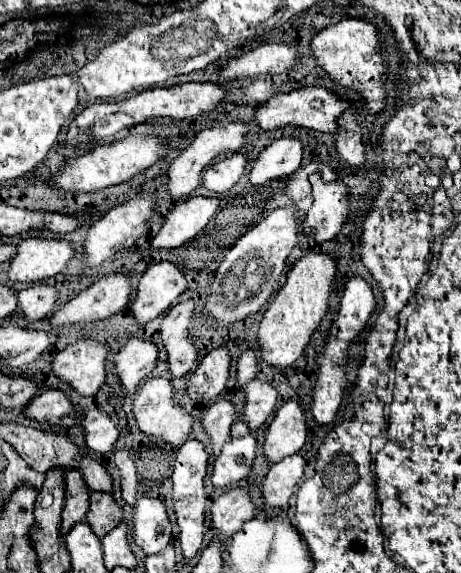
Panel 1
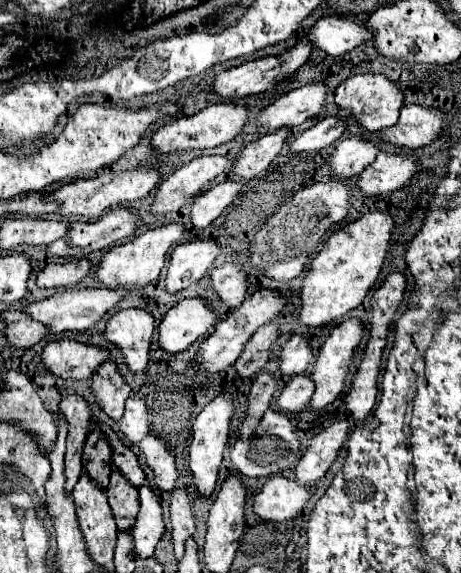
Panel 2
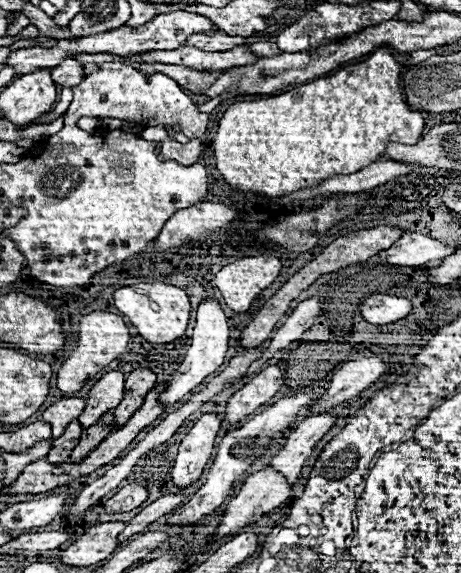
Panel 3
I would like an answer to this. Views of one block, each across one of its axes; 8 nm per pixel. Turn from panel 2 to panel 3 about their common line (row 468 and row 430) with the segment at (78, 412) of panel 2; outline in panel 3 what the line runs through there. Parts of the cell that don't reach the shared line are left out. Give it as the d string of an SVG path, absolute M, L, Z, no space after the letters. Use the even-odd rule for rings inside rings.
M74 420L72 424L66 426L64 434L56 440L52 440L52 448L46 456L46 460L50 460L52 464L60 464L62 460L68 460L72 448L78 444L80 440L80 434L82 434L82 426L78 424L78 420Z

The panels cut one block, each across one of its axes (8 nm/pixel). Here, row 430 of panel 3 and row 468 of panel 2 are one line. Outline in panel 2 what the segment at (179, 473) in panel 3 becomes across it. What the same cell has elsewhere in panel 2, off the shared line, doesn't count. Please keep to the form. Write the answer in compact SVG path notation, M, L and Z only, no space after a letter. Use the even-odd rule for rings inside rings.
M218 396L214 402L210 402L194 420L192 426L192 444L190 444L190 472L196 484L196 490L200 496L210 498L216 486L218 478L218 466L224 458L224 448L228 442L228 426L230 426L230 416L234 412L234 398L232 396Z

